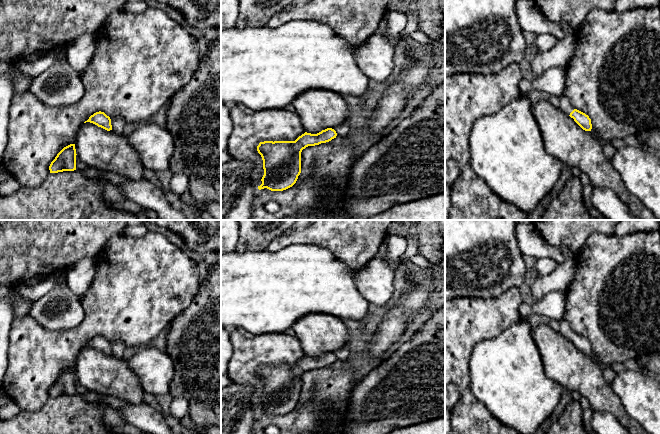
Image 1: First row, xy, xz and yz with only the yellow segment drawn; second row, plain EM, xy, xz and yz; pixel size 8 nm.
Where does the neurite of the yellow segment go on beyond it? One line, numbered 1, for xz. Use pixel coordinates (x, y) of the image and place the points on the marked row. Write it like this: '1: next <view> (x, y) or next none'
1: next none

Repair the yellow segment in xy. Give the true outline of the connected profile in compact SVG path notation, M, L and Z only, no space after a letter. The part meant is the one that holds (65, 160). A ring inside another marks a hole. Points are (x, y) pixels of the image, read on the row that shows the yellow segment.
M75 144L64 147L51 162L50 173L76 170L76 155Z

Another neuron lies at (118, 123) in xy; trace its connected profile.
M121 117L111 119L112 130L118 135L123 135L126 124L126 121Z

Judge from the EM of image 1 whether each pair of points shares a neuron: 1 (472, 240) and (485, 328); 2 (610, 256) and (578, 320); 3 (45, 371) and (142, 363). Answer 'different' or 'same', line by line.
1: different
2: same
3: different

